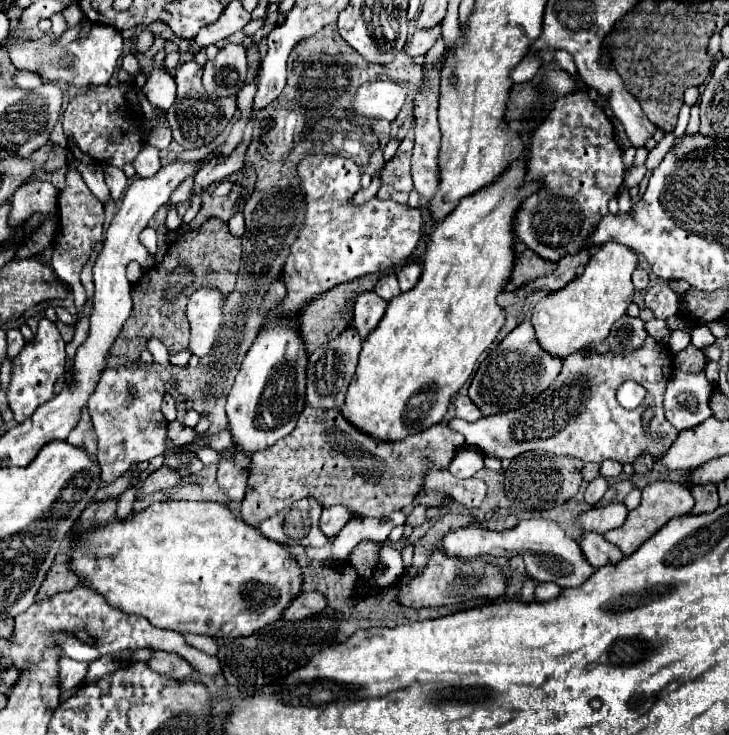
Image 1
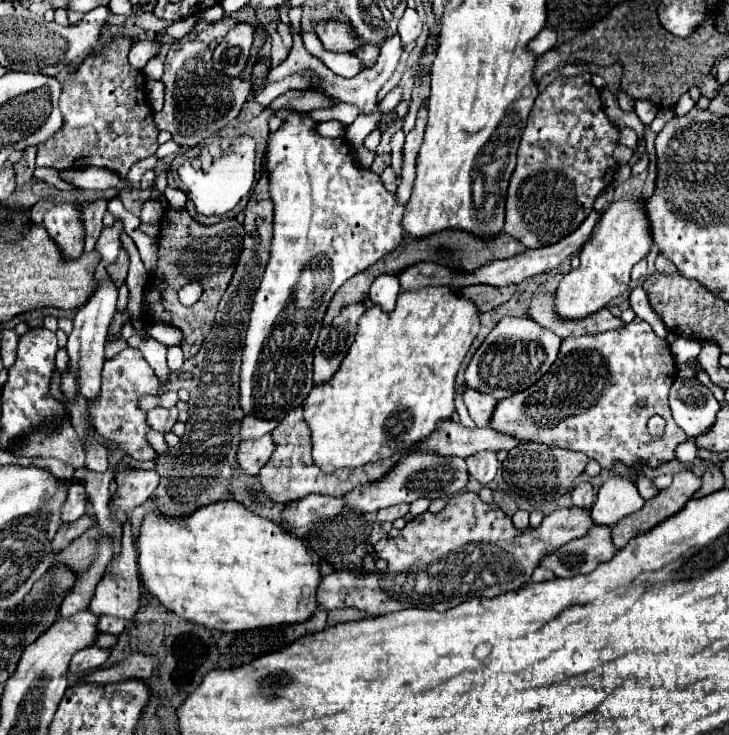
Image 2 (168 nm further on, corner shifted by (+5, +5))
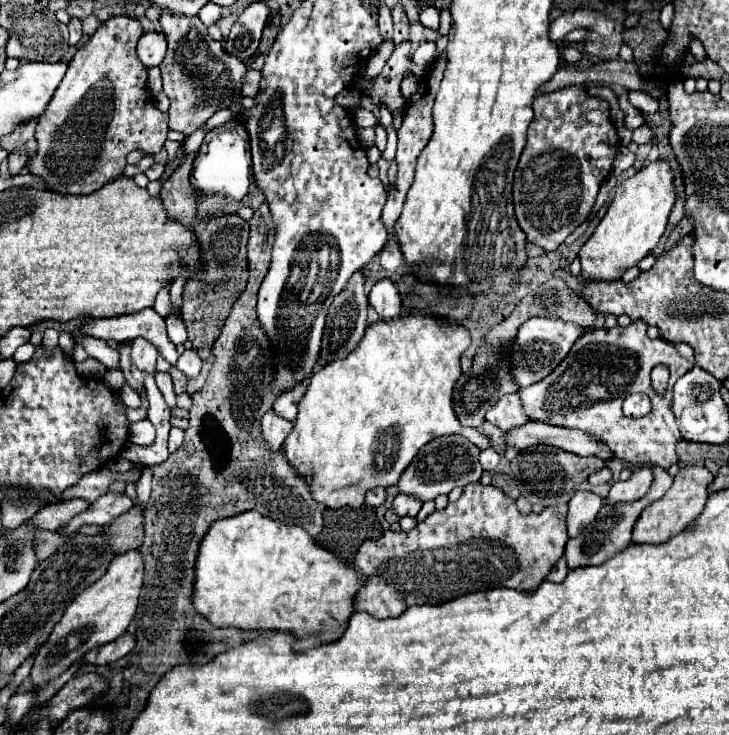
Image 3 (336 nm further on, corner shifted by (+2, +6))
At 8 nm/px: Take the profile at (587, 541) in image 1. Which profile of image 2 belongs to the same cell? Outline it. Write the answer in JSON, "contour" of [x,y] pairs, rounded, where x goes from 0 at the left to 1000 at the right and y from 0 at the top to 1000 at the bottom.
{"contour":[[[631,671],[615,679],[612,690],[601,698],[579,698],[557,712],[557,717],[549,722],[540,733],[524,733],[513,744],[519,758],[527,758],[532,763],[529,780],[483,780],[483,777],[464,777],[442,788],[433,804],[433,820],[436,829],[461,829],[461,826],[491,826],[502,831],[505,837],[529,837],[538,831],[551,829],[595,829],[595,831],[612,831],[634,818],[642,818],[647,812],[680,812],[697,804],[708,804],[711,799],[722,796],[727,790],[730,777],[735,774],[741,758],[749,750],[760,750],[768,741],[804,731],[812,720],[809,695],[796,690],[782,693],[765,693],[746,703],[738,720],[719,725],[711,725],[705,720],[705,712],[700,703],[691,701],[691,695],[683,687],[661,684],[653,671]]]}

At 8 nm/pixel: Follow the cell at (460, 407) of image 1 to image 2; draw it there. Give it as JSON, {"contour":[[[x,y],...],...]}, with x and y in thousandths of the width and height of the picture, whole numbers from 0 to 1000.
{"contour":[[[645,527],[636,529],[634,535],[634,543],[636,543],[636,551],[647,567],[647,573],[656,578],[656,581],[667,581],[672,576],[672,567],[675,567],[675,559],[680,554],[680,543],[672,540],[672,537],[664,537],[664,535],[656,535]]]}

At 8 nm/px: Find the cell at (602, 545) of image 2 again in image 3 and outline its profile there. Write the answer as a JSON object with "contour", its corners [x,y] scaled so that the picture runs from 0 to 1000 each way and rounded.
{"contour":[[[898,634],[896,637],[896,661],[893,667],[877,678],[874,683],[855,683],[855,686],[846,686],[846,688],[835,688],[835,686],[827,686],[822,699],[819,699],[819,707],[811,710],[791,732],[783,732],[778,737],[778,746],[775,746],[775,756],[778,756],[778,767],[781,773],[794,773],[794,770],[811,770],[811,767],[824,767],[830,765],[833,759],[838,759],[841,754],[846,754],[849,748],[855,748],[860,740],[866,740],[866,724],[868,724],[868,716],[877,705],[877,699],[882,697],[885,688],[890,688],[896,683],[896,678],[907,678],[923,659],[923,650],[918,648],[918,642],[912,637],[904,637]]]}

